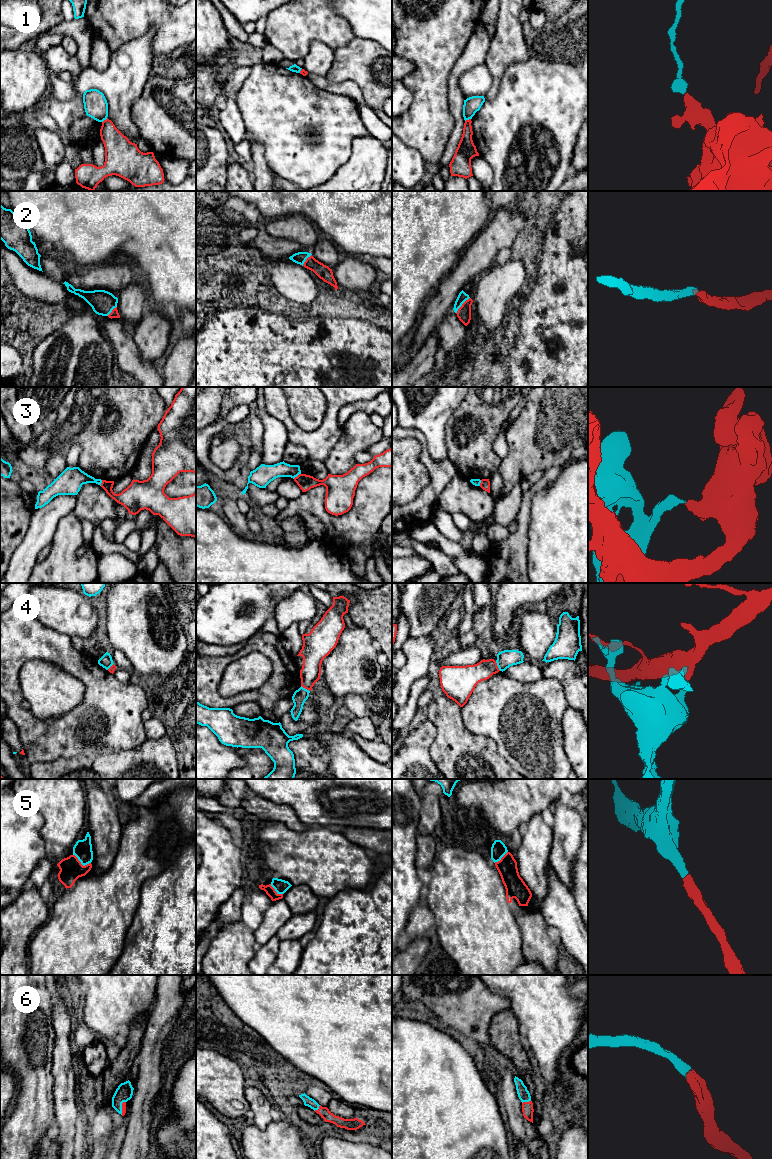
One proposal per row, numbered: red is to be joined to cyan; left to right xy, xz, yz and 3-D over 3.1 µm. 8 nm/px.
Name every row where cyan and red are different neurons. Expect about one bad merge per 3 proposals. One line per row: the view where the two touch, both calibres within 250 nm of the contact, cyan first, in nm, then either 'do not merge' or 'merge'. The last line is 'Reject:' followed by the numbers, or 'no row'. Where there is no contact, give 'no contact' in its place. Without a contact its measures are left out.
1: yz | 130/160 nm | do not merge
2: yz | 80/110 nm | merge
3: xz | 150/120 nm | do not merge
4: yz | 140/180 nm | do not merge
5: xy | 150/180 nm | merge
6: yz | 90/100 nm | merge
Reject: 1, 3, 4

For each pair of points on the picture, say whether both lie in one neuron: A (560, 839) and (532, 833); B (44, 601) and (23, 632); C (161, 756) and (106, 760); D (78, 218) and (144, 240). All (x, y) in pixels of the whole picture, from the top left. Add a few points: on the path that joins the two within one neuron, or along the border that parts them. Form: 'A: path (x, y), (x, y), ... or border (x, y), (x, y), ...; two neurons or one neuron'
A: border (551, 827), (549, 860); two neurons
B: border (42, 624), (63, 634); two neurons
C: path (147, 757), (120, 760); one neuron
D: path (94, 218), (122, 218), (128, 224); one neuron

